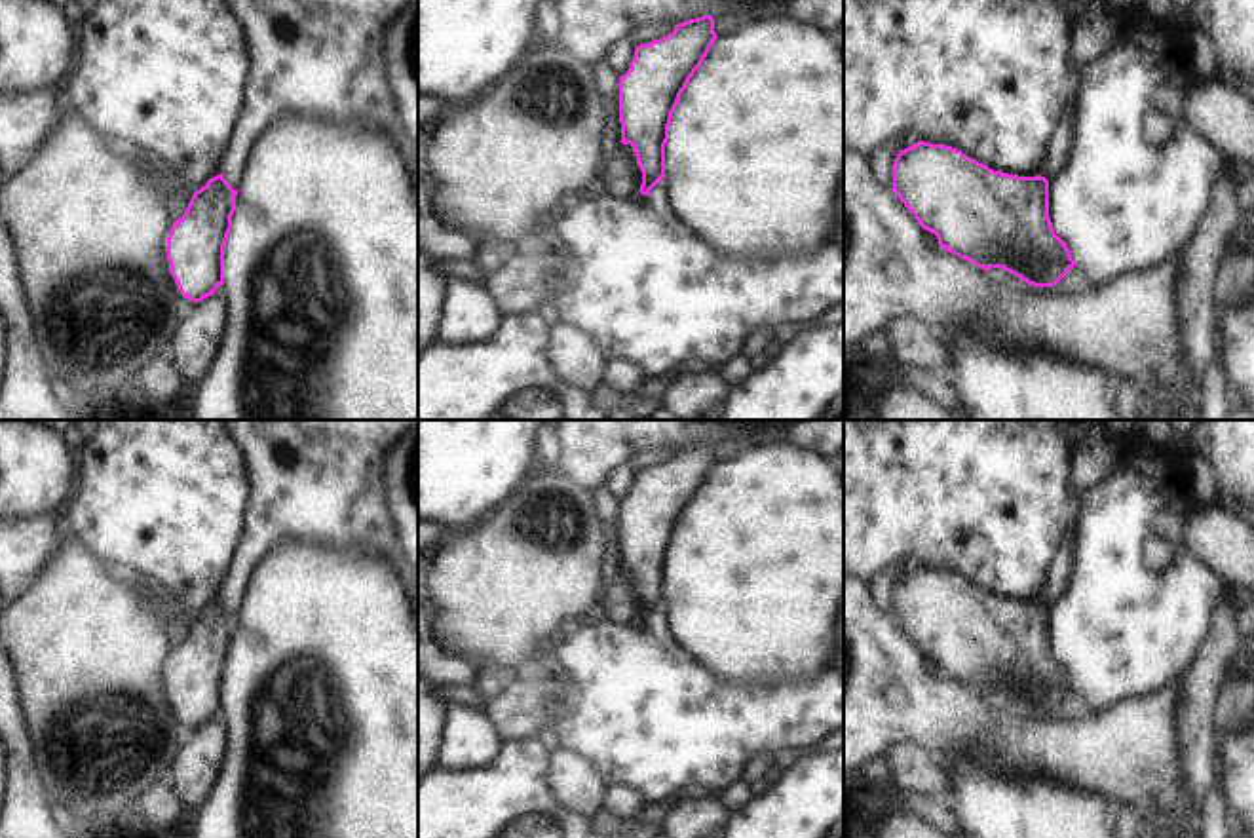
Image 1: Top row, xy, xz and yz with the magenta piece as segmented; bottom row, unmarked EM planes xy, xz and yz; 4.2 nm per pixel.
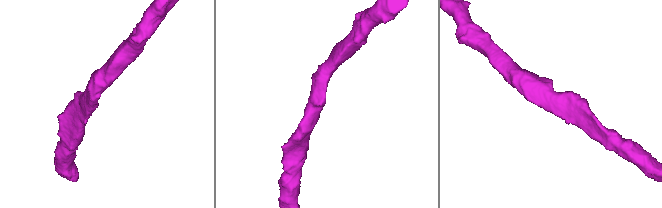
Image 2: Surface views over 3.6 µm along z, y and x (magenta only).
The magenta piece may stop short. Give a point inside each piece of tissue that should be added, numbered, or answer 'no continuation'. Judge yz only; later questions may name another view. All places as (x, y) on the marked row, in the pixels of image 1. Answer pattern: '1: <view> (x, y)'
1: yz (1061, 145)

